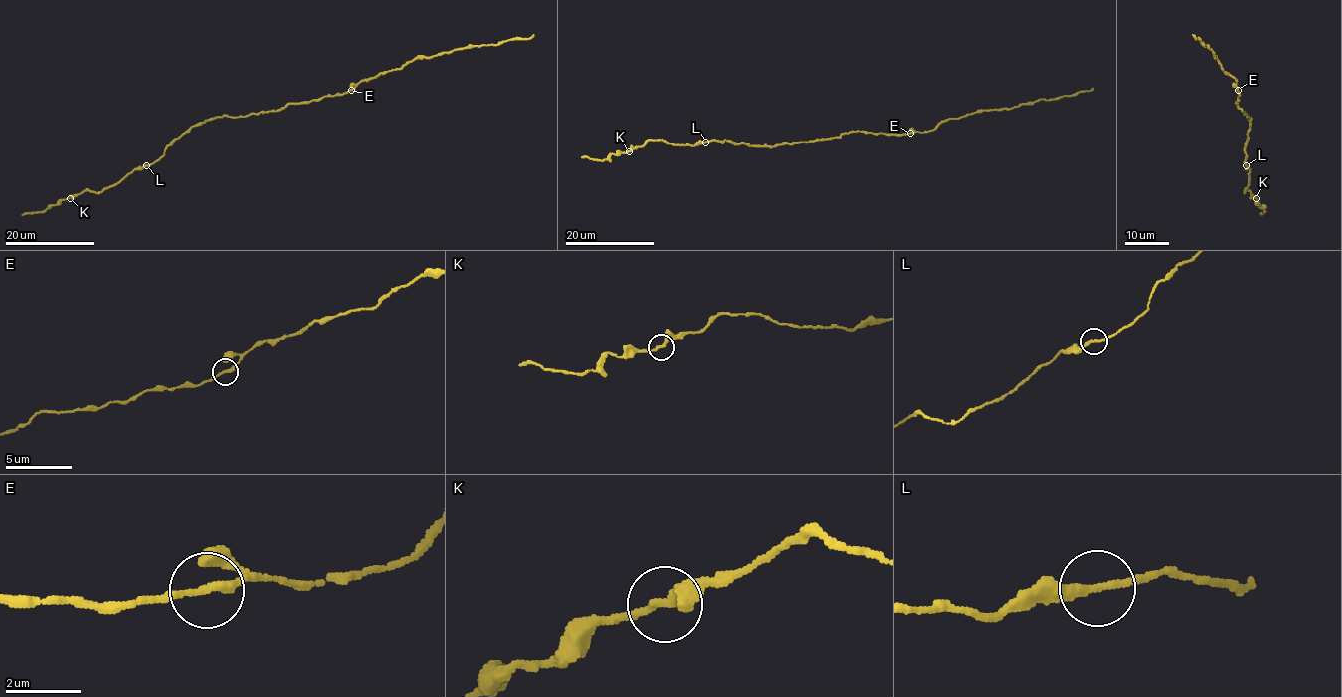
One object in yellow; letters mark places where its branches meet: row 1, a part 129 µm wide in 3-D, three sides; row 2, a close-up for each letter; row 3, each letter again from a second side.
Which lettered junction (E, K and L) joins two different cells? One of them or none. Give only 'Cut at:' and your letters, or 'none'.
Cut at: none

